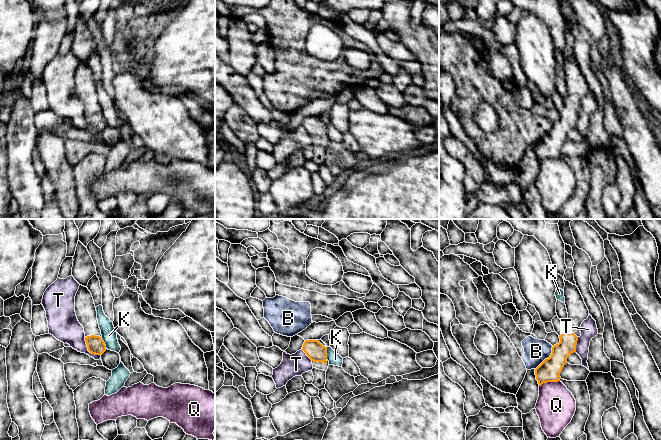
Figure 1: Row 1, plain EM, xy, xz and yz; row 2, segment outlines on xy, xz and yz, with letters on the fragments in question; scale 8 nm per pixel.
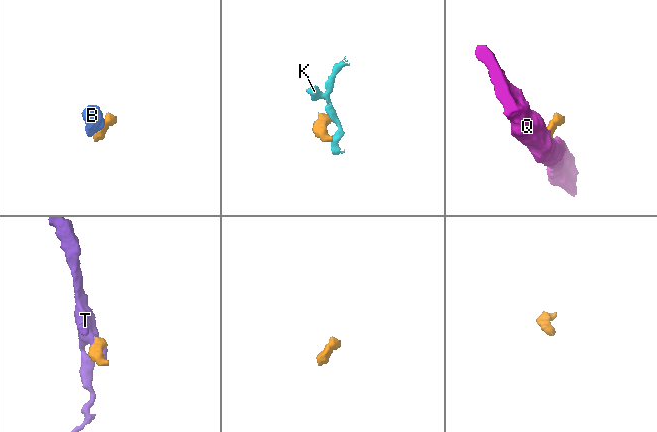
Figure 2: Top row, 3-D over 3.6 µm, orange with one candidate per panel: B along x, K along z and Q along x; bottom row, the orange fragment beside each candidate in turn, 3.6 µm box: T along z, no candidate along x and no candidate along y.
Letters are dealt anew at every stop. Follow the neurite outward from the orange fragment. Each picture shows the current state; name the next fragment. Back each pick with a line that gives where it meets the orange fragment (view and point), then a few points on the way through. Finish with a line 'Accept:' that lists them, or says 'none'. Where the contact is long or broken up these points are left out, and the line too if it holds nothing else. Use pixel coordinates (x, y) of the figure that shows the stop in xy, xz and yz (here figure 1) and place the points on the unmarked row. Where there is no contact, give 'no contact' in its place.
Accept: none

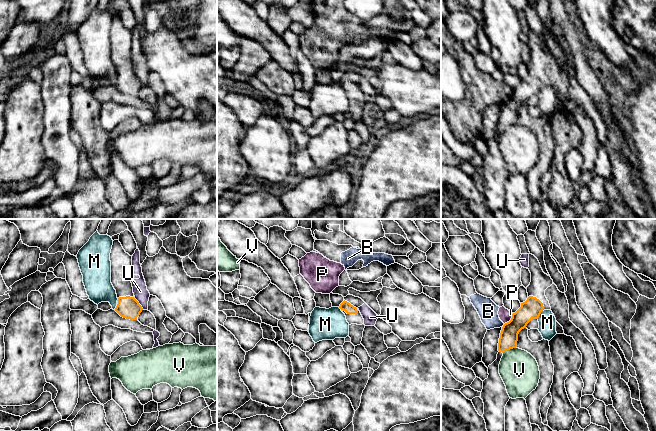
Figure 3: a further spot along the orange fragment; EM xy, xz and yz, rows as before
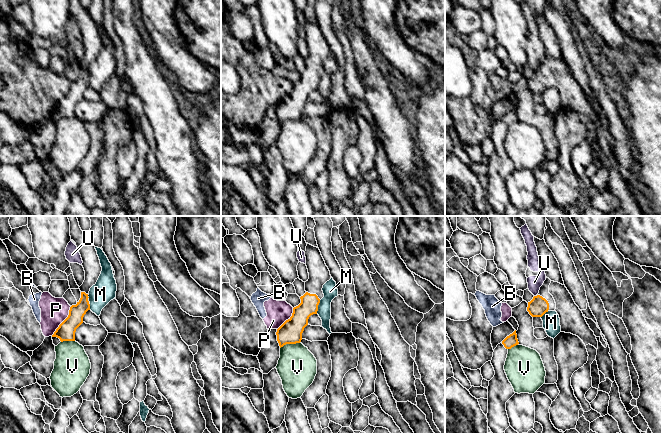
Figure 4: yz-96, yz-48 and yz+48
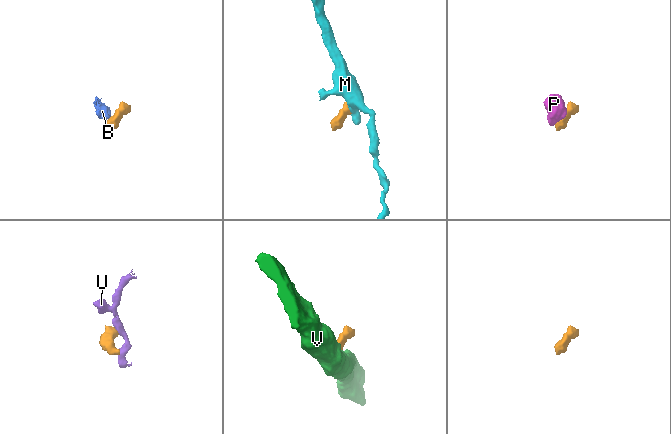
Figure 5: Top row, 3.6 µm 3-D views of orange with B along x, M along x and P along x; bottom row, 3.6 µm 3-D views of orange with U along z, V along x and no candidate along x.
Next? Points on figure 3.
Accept: none

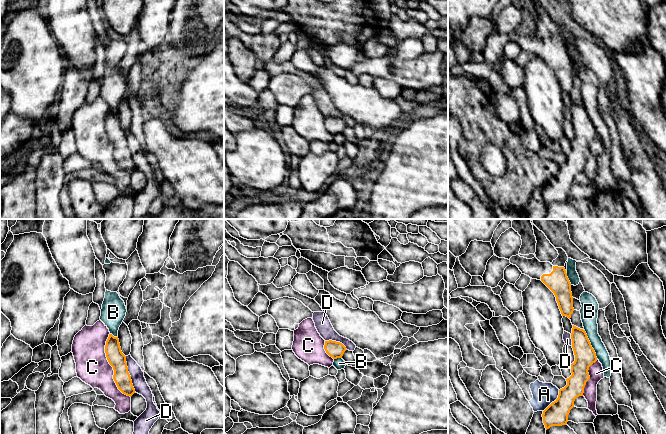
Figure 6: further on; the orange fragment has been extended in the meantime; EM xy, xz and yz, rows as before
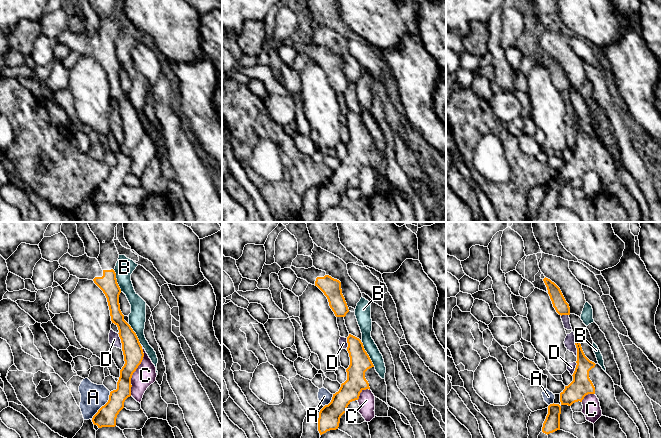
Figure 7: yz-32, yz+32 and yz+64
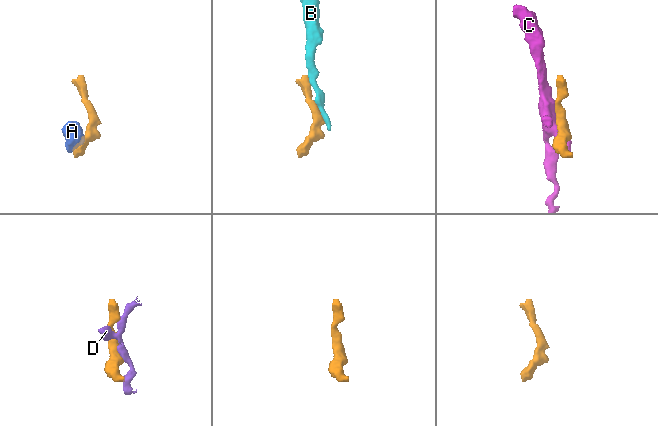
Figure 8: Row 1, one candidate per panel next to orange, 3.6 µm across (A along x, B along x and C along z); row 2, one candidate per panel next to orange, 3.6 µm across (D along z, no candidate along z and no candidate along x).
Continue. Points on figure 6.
Accept: none

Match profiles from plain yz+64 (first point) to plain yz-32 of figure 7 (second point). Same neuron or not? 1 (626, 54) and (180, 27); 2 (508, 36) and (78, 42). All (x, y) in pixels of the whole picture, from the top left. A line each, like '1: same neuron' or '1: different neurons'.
1: different neurons
2: different neurons

